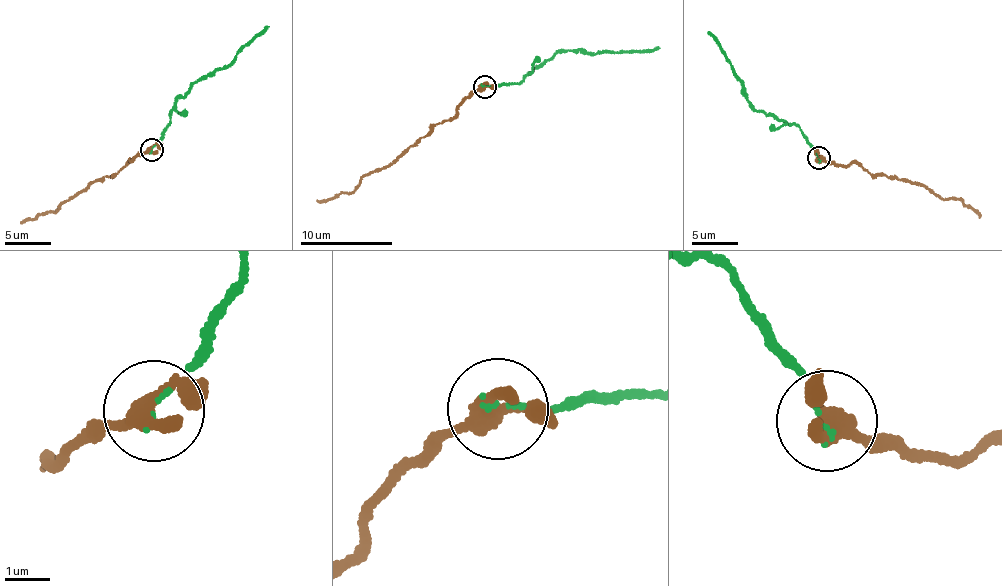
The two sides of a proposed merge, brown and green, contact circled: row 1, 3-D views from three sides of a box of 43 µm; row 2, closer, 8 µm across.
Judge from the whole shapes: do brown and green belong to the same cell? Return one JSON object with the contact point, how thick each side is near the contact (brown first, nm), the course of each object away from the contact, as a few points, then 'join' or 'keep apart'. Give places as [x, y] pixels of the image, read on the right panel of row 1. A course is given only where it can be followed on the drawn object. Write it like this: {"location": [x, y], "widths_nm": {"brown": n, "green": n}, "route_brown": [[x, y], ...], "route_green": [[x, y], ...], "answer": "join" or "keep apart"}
{"location": [819, 158], "widths_nm": {"brown": 360, "green": 50}, "route_brown": [[819, 157], [834, 165], [856, 162], [868, 173], [919, 184], [938, 196], [960, 199], [978, 217]], "route_green": [[819, 159], [806, 136], [794, 124], [751, 106], [719, 43], [708, 31]], "answer": "join"}

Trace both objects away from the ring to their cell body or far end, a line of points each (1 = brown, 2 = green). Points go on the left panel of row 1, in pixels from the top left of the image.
1: (152, 149), (128, 160), (119, 172), (93, 180), (83, 190), (62, 201), (55, 211), (21, 222)
2: (152, 151), (166, 129), (170, 113), (190, 92), (192, 85), (231, 65), (268, 26)

